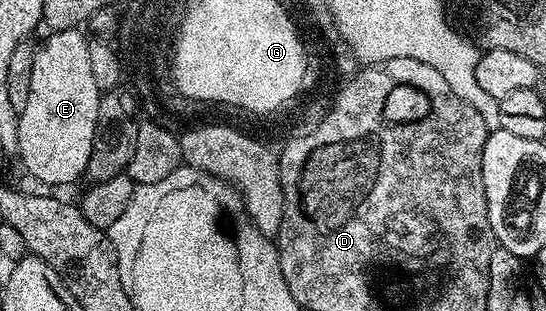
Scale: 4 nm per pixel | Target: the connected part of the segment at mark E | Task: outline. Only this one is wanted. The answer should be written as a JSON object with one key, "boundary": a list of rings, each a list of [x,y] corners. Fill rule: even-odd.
{"boundary":[[[69,28],[68,30],[60,30],[59,32],[51,31],[50,37],[41,45],[37,45],[34,53],[34,61],[32,62],[32,74],[28,82],[28,102],[24,102],[24,110],[18,113],[18,151],[17,159],[22,159],[22,164],[27,173],[36,178],[40,178],[40,182],[48,182],[49,184],[68,184],[73,185],[74,180],[82,180],[86,167],[88,166],[88,158],[92,154],[92,142],[96,134],[96,118],[98,117],[98,98],[99,91],[96,81],[92,78],[92,69],[88,63],[88,40],[78,28]]]}

